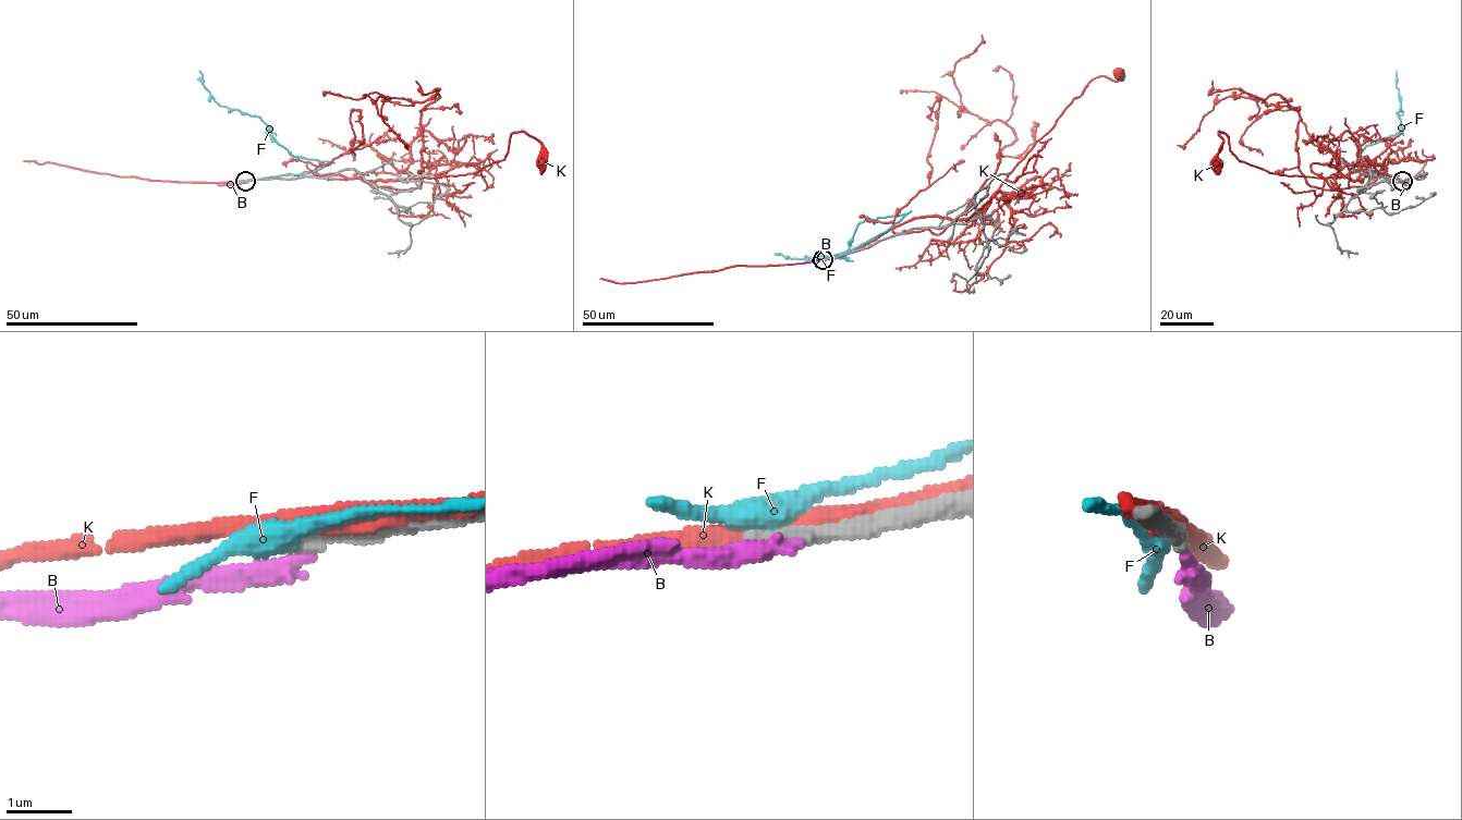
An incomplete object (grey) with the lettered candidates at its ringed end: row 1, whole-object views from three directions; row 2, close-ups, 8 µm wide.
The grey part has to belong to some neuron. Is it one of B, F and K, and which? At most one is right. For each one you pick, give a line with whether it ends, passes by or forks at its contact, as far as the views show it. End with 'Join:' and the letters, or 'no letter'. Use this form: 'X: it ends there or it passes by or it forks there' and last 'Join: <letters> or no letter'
Join: no letter

